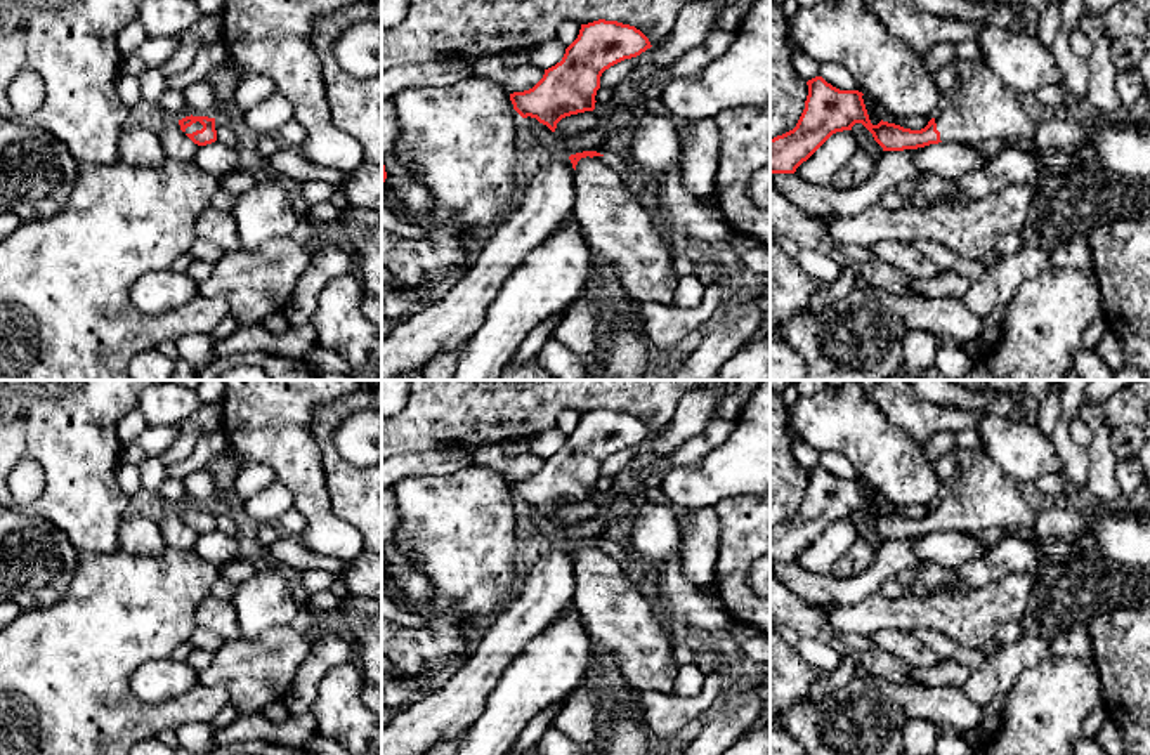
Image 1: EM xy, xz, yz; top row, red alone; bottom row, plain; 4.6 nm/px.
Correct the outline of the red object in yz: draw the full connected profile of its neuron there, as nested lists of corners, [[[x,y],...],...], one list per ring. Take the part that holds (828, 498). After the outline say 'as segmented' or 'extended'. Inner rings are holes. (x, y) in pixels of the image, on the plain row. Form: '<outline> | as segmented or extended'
[[[983,450],[959,451],[954,484],[921,519],[879,510],[872,514],[859,479],[840,479],[822,465],[807,470],[808,484],[796,515],[770,528],[770,562],[794,562],[833,522],[862,512],[883,540],[918,538],[938,531],[977,533],[1001,528],[1029,531],[1041,510],[1032,509],[1020,484],[1008,479]]] | extended

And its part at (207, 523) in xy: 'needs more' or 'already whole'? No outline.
needs more

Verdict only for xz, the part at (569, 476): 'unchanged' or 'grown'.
unchanged

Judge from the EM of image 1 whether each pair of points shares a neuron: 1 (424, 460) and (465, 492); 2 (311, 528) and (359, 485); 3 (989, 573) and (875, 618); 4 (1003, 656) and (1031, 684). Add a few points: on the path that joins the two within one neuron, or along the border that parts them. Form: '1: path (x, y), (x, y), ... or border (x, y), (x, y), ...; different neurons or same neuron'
1: border (474, 464), (443, 474), (418, 474), (403, 479); different neurons
2: border (321, 467), (326, 478), (330, 507), (361, 535); different neurons
3: border (989, 582), (975, 589), (949, 592); different neurons
4: border (1050, 653), (1032, 667), (1027, 667), (1008, 693); different neurons

